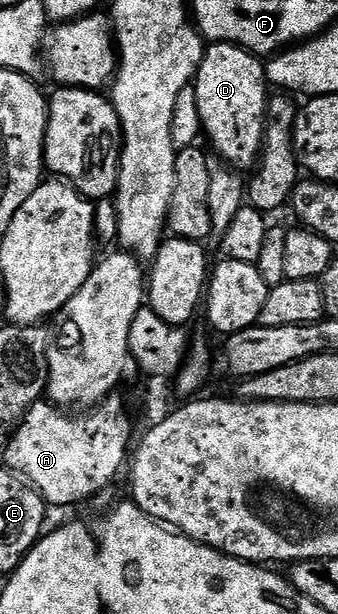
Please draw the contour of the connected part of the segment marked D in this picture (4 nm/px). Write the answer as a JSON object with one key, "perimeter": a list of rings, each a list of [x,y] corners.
{"perimeter":[[[213,43],[206,46],[205,59],[197,70],[195,86],[204,138],[213,142],[217,150],[214,152],[230,167],[252,168],[265,140],[265,63],[233,43]]]}

